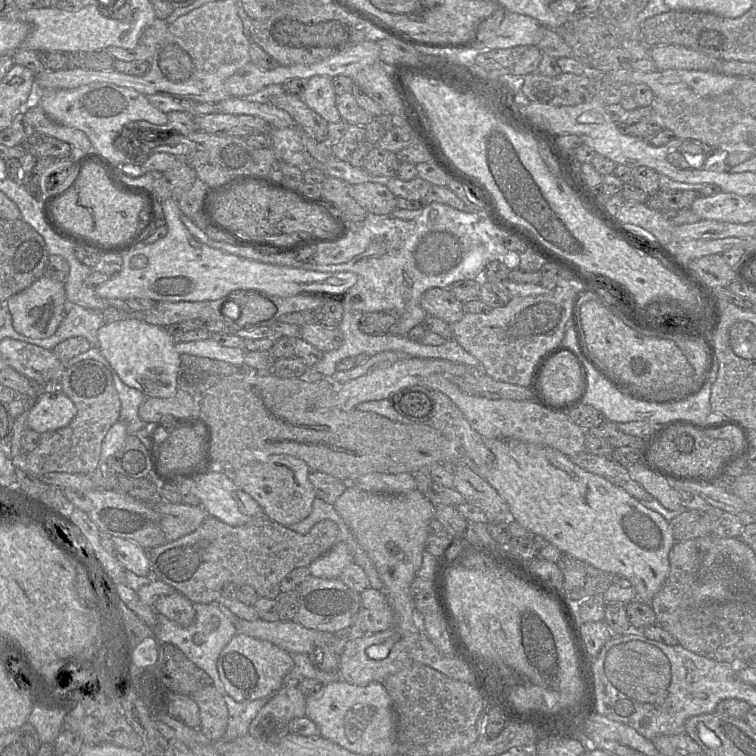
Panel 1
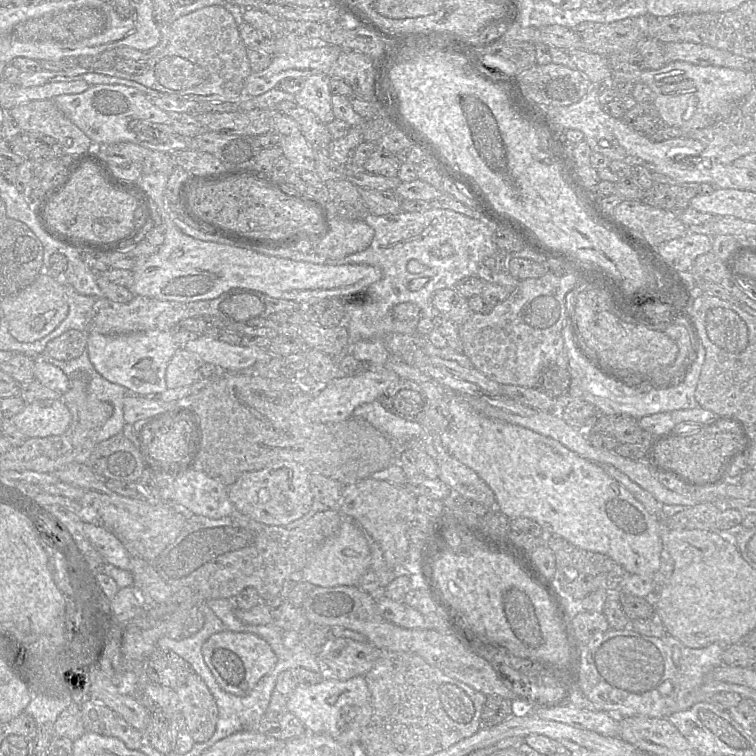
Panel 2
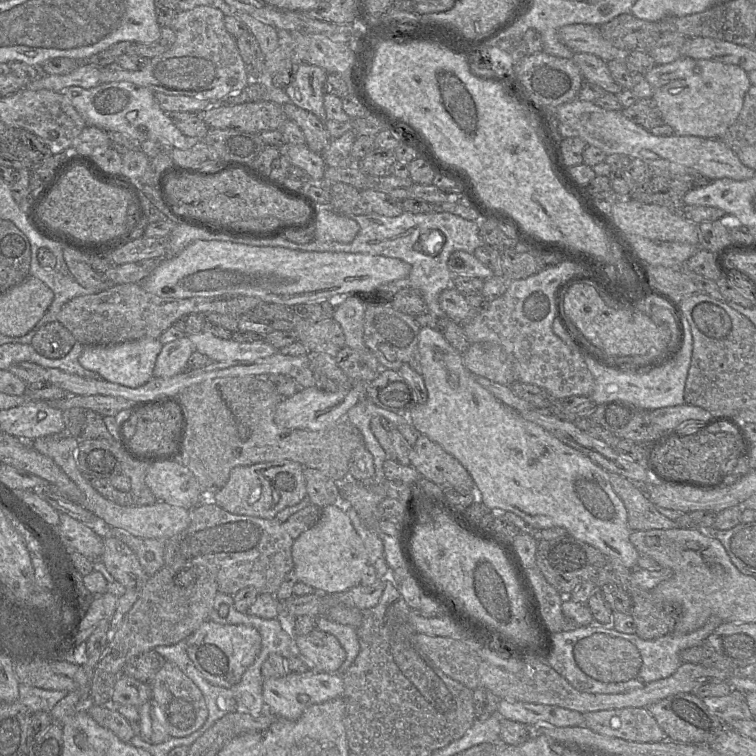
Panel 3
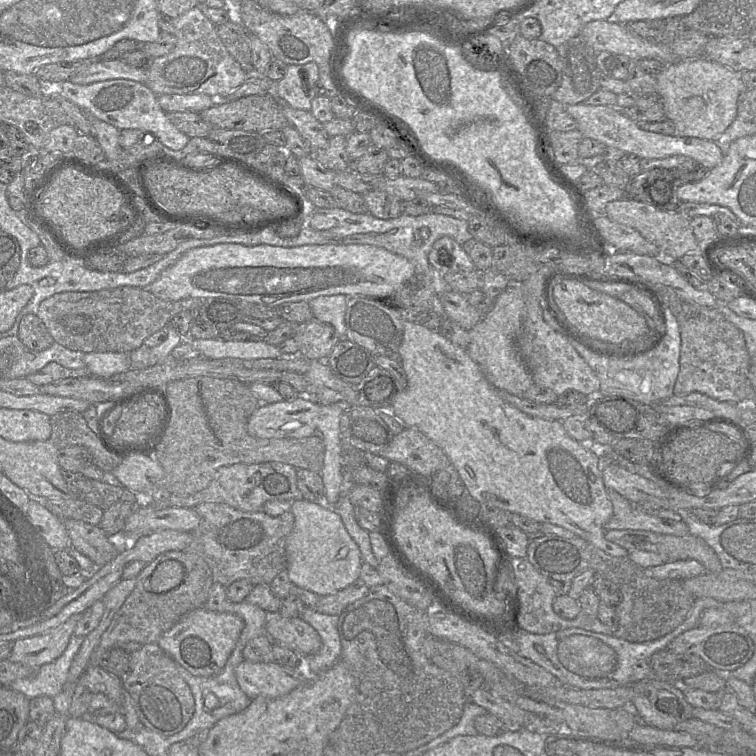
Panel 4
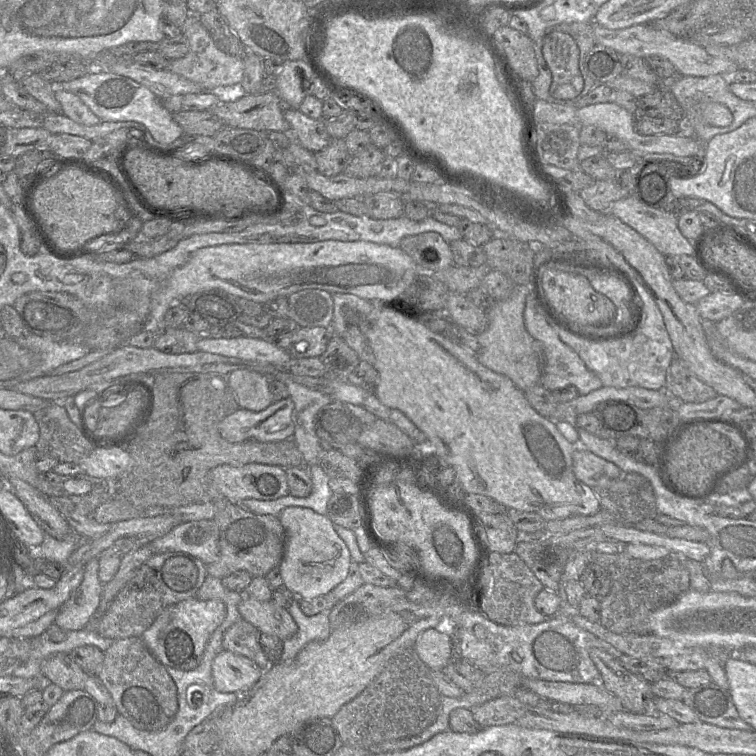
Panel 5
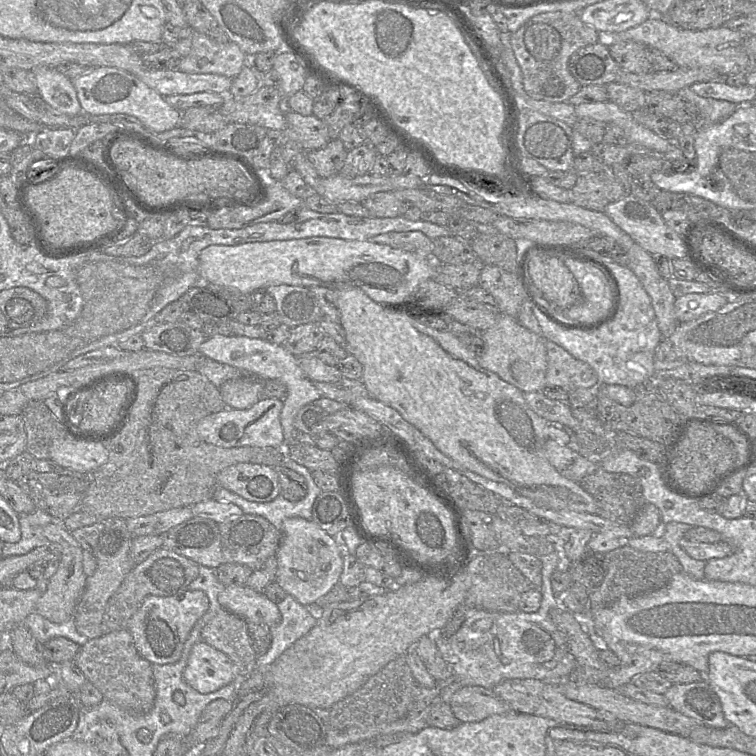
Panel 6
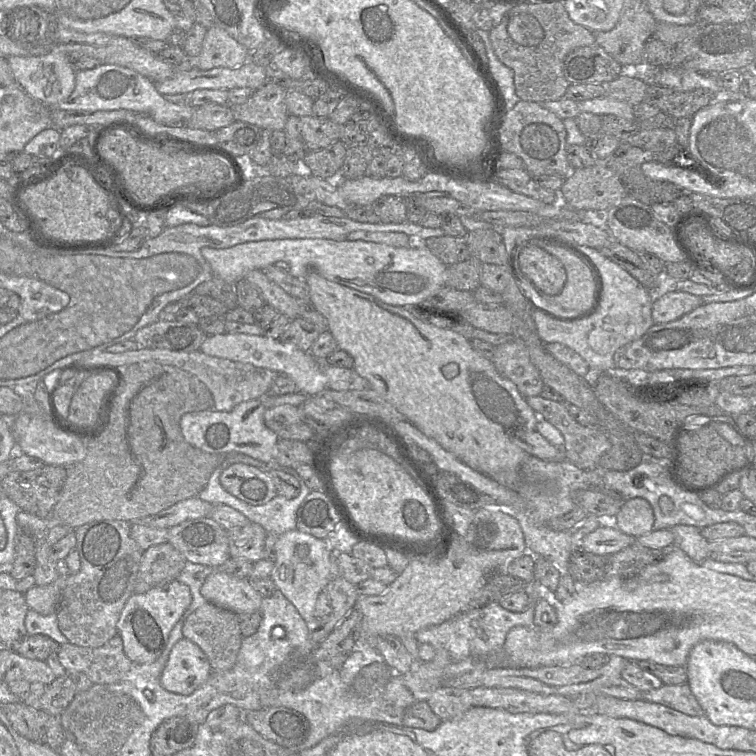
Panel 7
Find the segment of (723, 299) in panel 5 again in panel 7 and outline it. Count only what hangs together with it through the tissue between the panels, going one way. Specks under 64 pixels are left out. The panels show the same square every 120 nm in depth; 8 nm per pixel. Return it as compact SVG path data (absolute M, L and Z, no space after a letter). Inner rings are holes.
M668 291L655 295L652 304L654 324L671 322L690 313L703 304L703 298L681 291Z

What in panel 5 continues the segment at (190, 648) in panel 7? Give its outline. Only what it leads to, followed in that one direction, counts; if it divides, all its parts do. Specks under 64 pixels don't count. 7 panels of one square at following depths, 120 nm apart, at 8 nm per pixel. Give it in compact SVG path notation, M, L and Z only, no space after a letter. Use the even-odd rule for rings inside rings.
M224 649L212 662L213 684L222 693L247 693L264 671L249 658Z

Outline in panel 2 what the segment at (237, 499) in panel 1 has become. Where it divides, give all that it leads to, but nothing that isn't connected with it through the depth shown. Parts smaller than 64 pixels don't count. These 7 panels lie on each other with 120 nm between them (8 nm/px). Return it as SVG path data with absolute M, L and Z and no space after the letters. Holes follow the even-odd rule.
M197 468L187 470L174 478L172 504L177 511L186 515L196 514L212 519L223 518L236 511L228 498L227 488Z

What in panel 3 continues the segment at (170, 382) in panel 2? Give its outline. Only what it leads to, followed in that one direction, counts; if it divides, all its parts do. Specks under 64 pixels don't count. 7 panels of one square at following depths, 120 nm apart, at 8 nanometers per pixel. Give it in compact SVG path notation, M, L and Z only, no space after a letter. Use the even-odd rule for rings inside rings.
M188 336L164 344L157 356L153 377L173 377L189 368L189 359L195 347Z

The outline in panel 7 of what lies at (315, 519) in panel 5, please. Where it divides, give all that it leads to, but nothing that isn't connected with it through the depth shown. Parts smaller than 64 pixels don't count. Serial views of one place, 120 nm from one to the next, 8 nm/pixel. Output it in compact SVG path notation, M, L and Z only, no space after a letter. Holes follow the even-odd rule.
M296 528L278 536L274 567L269 576L277 590L296 607L308 624L316 621L314 616L315 604L319 594L330 581L330 565L332 548L325 539L301 532Z

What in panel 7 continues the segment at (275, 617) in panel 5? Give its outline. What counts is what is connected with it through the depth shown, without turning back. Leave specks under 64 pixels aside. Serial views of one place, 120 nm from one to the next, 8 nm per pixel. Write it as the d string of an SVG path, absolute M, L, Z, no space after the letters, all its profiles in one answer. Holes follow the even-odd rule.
M217 569L205 579L200 592L208 603L234 613L257 612L263 599L248 579L237 578Z

